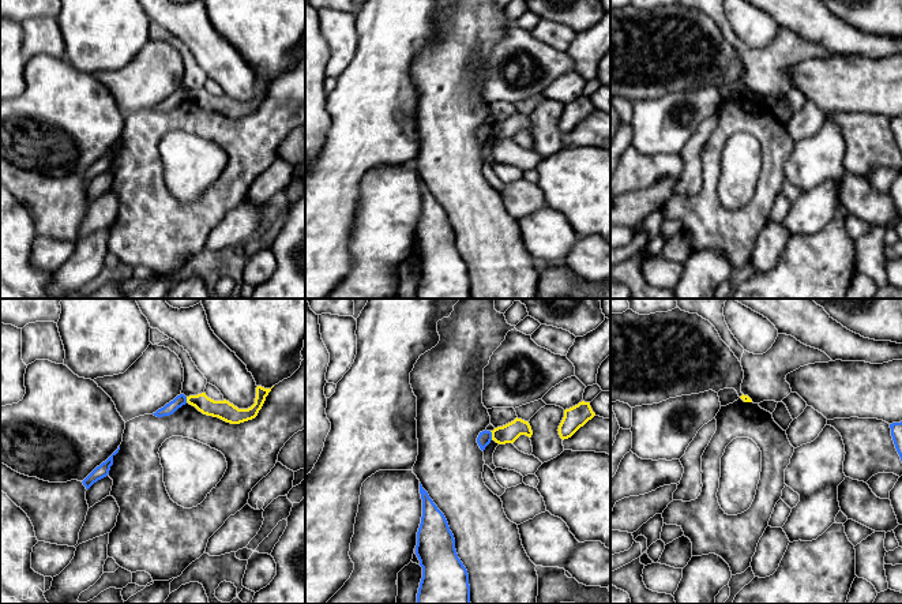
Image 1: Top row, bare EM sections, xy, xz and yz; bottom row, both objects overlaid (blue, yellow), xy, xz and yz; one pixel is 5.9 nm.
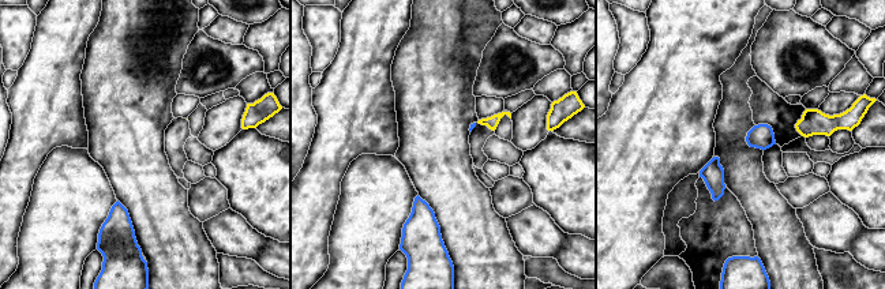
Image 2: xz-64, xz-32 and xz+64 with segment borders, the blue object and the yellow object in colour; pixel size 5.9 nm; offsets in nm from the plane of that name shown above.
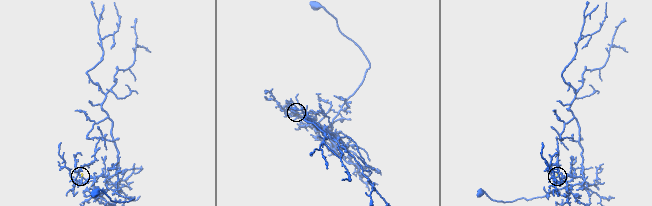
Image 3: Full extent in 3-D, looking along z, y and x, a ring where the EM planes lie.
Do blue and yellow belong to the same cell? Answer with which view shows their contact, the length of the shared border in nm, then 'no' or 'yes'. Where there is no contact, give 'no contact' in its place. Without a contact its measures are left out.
meets blue in xz; contact 60 nm long; no

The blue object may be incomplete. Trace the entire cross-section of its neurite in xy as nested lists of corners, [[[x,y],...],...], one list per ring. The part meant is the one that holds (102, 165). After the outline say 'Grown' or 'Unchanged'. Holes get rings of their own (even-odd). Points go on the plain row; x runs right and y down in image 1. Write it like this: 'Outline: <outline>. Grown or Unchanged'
Outline: [[[119,143],[99,161],[97,161],[82,177],[89,184],[94,177],[109,169],[110,161],[113,160],[113,151],[119,147]]]. Unchanged

